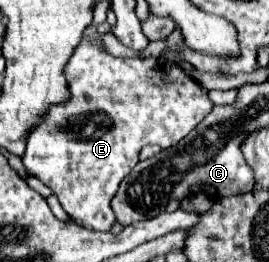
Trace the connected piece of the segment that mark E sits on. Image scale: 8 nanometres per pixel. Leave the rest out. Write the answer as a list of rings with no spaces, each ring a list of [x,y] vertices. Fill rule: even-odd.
[[[87,40],[81,42],[81,44],[77,46],[77,50],[73,52],[73,56],[69,58],[69,62],[67,62],[67,66],[65,66],[65,78],[67,78],[67,82],[69,82],[69,94],[71,94],[71,98],[65,100],[63,104],[53,104],[53,106],[43,114],[41,122],[39,122],[39,124],[29,132],[29,136],[27,136],[27,148],[25,148],[25,154],[23,154],[21,160],[23,160],[25,168],[27,168],[27,172],[29,172],[31,176],[37,176],[43,184],[47,184],[47,186],[53,190],[53,194],[59,198],[63,210],[65,210],[77,224],[81,224],[81,226],[85,226],[85,228],[91,228],[91,230],[109,230],[111,224],[115,222],[115,216],[113,216],[113,212],[111,212],[109,202],[111,202],[111,198],[115,196],[115,192],[117,192],[121,180],[123,180],[123,178],[135,168],[135,164],[139,162],[139,150],[141,150],[143,146],[147,146],[147,144],[157,144],[157,146],[161,146],[161,148],[171,148],[171,146],[175,146],[179,140],[183,140],[183,138],[207,116],[207,112],[211,112],[213,104],[211,104],[209,98],[207,98],[207,90],[205,90],[203,86],[199,86],[189,74],[185,74],[185,72],[179,68],[179,64],[169,62],[169,60],[163,60],[163,58],[115,58],[115,56],[109,56],[107,52],[103,52],[103,50],[99,48],[97,42],[87,42]]]

